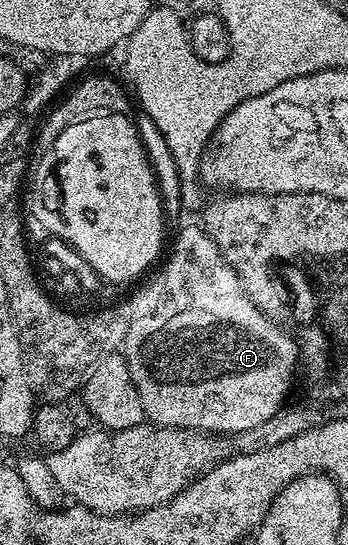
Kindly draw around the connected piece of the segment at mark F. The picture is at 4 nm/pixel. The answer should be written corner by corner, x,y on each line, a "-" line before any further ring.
184,226
176,243
172,246
172,255
163,259
164,267
161,268
156,282
148,285
140,292
142,302
140,309
140,383
138,396
142,400
145,419
154,426
180,427
197,431
205,431
210,435
232,435
255,428
274,416
276,410
289,401
288,393
292,390
292,377
296,374
296,358
298,362
298,342
293,339
280,326
275,326
273,319
260,309
249,295
245,294
244,287
240,285
240,278
225,262
220,249
214,244
208,231
196,226

